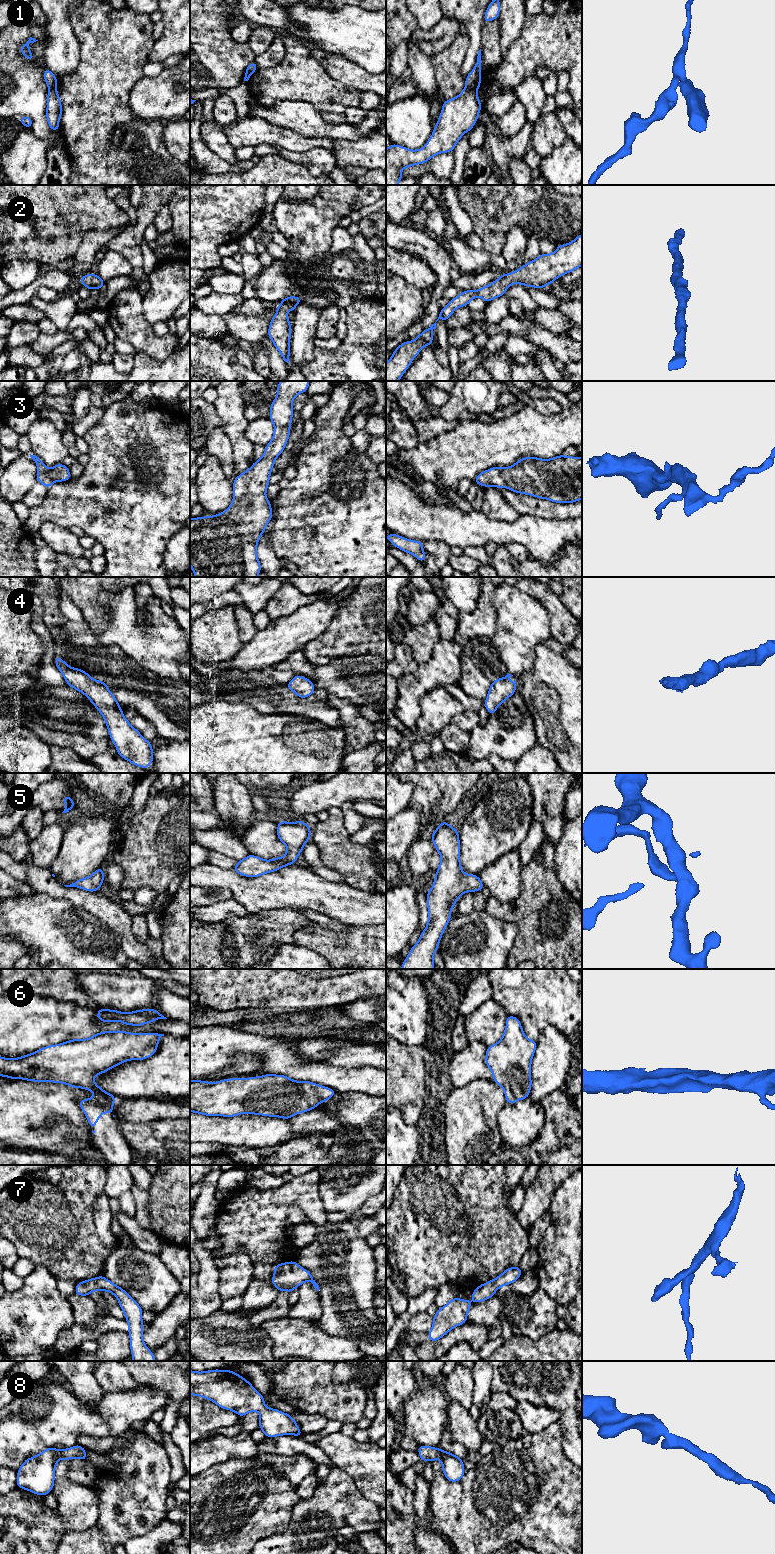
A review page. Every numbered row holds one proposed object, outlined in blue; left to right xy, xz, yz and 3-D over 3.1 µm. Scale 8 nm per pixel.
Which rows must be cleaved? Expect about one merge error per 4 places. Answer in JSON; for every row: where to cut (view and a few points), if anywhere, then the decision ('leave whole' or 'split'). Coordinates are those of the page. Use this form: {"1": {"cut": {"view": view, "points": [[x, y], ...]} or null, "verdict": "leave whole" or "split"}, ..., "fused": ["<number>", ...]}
{"1": {"cut": {"view": "yz", "points": [[467, 86], [476, 91]]}, "verdict": "split"}, "2": {"cut": null, "verdict": "leave whole"}, "3": {"cut": null, "verdict": "leave whole"}, "4": {"cut": null, "verdict": "leave whole"}, "5": {"cut": null, "verdict": "leave whole"}, "6": {"cut": null, "verdict": "leave whole"}, "7": {"cut": null, "verdict": "leave whole"}, "8": {"cut": null, "verdict": "leave whole"}, "fused": ["1"]}

